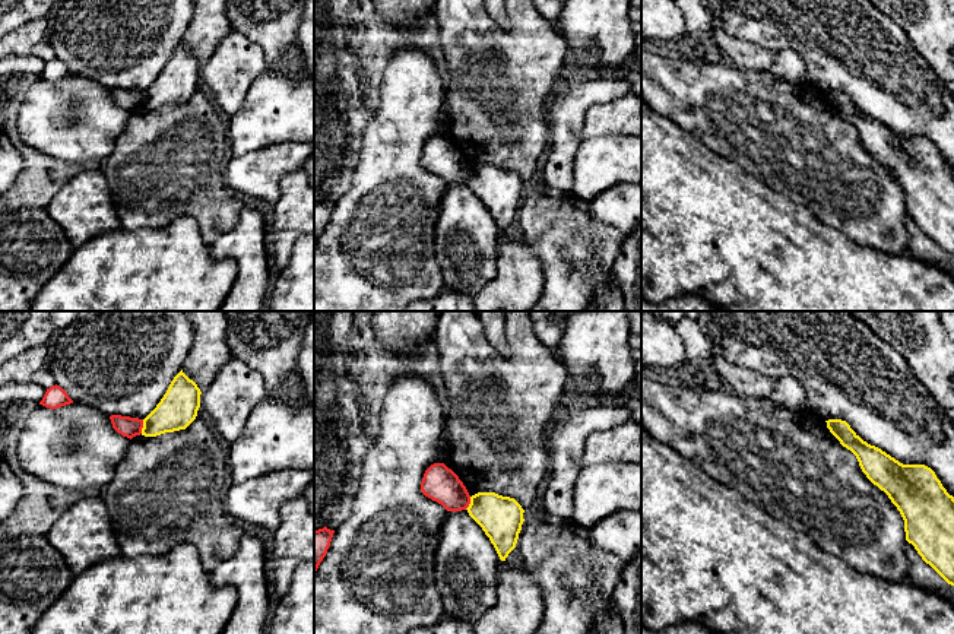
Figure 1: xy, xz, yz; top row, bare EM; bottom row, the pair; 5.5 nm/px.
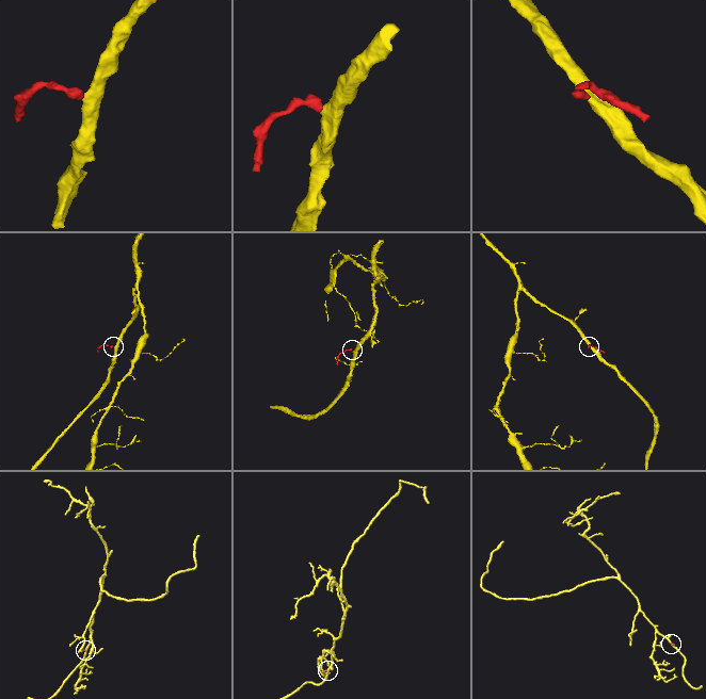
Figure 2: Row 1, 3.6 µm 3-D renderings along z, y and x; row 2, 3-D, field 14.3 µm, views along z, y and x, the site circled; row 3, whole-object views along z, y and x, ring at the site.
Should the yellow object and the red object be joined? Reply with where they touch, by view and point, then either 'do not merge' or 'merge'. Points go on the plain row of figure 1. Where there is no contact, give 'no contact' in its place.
xy (143, 100) | merge

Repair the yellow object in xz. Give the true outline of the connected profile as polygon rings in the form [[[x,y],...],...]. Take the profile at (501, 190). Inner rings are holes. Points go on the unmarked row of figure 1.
[[[434,136],[425,143],[421,164],[447,184],[466,183],[489,210],[501,234],[516,221],[524,183],[514,171],[495,165],[470,169],[459,149],[444,136]]]

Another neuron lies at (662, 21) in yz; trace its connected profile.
[[[641,0],[641,38],[675,42],[687,35],[685,19],[675,0]]]

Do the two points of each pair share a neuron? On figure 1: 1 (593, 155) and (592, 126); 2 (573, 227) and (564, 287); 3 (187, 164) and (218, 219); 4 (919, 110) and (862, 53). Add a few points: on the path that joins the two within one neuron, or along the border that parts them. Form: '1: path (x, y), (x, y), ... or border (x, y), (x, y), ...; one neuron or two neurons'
1: border (626, 133), (601, 133), (583, 139); two neurons
2: path (573, 241), (573, 257), (569, 262), (569, 272); one neuron
3: path (187, 177), (215, 206); one neuron
4: path (905, 95), (877, 67); one neuron

